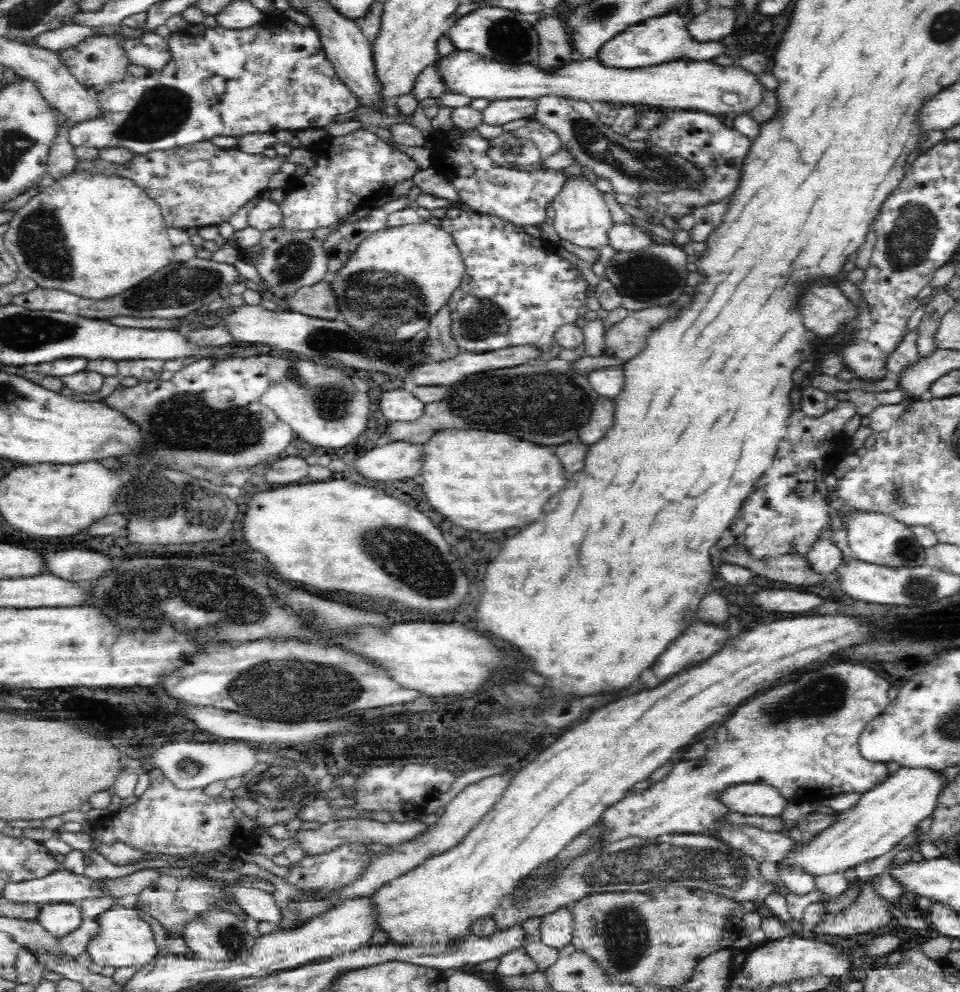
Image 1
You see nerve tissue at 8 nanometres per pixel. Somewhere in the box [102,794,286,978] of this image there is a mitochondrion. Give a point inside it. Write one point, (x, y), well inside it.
(230, 937)

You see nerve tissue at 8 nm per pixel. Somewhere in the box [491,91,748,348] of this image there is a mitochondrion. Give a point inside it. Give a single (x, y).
(644, 278)

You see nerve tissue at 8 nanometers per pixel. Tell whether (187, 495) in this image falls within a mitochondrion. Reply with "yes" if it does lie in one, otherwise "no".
yes

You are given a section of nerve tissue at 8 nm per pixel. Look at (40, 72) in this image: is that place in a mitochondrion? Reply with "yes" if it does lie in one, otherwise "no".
no

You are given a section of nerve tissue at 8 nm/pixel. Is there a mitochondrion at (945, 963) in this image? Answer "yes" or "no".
no

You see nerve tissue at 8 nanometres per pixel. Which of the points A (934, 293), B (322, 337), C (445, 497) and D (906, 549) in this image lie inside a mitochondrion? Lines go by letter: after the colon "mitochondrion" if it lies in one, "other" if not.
A: other
B: mitochondrion
C: other
D: mitochondrion

